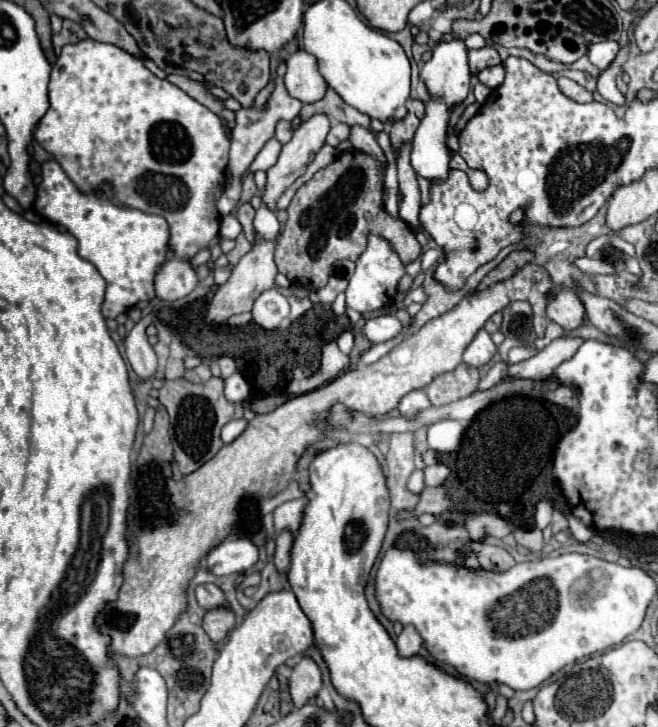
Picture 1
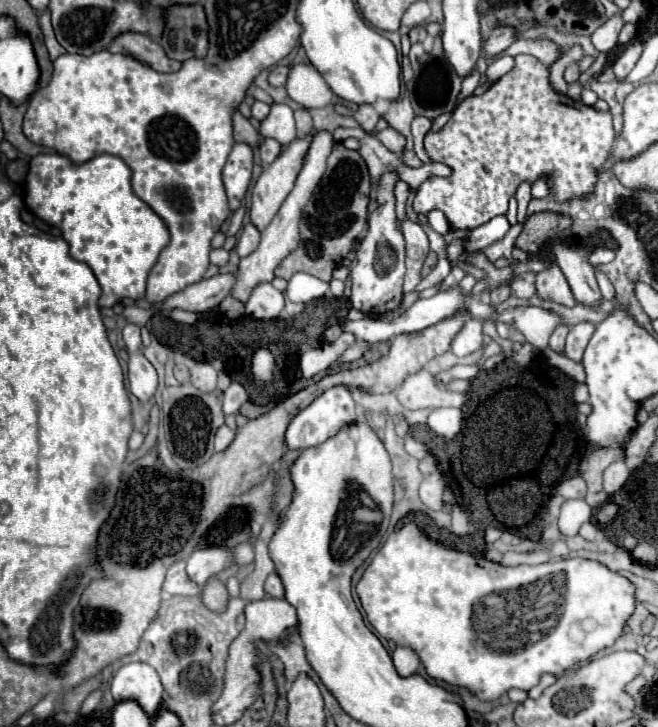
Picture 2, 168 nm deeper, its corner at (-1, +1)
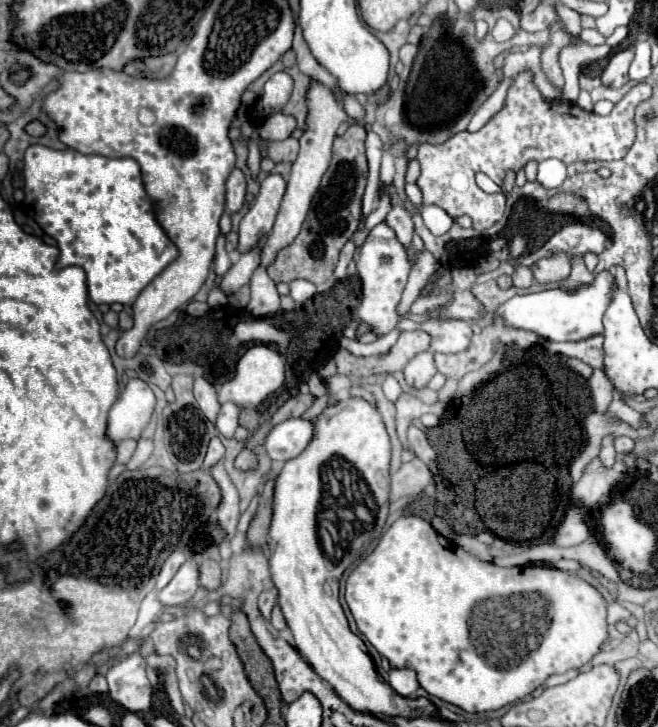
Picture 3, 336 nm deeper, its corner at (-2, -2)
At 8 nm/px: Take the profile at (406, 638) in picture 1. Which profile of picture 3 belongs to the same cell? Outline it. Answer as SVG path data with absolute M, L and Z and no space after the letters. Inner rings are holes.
M393 668L389 672L389 686L403 698L411 698L415 694L415 690L419 688L419 682L417 682L417 676L413 670L407 670L407 668Z

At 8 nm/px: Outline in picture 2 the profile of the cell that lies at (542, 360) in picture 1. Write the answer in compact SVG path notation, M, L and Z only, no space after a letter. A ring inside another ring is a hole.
M578 323L578 325L570 327L566 347L564 347L564 355L570 357L572 361L580 361L594 331L596 331L596 325L592 325L592 323Z

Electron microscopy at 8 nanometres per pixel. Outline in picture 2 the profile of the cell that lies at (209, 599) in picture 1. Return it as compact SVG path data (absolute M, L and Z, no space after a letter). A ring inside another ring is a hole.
M176 561L166 575L164 581L164 591L170 595L200 595L202 587L200 585L192 585L192 581L188 581L188 573L186 573L186 561Z

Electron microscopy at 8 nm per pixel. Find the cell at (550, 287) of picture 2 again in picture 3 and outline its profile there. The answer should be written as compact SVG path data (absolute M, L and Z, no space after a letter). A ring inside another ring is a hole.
M555 252L553 256L539 258L531 266L531 270L533 270L535 282L541 282L541 284L559 282L559 280L569 276L569 272L571 272L571 260L569 260L569 256L565 256L565 252Z

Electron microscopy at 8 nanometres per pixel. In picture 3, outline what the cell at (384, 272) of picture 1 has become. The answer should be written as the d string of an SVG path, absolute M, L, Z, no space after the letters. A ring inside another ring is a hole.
M377 224L369 234L365 244L361 246L361 258L357 262L357 274L363 280L363 300L357 308L357 318L365 322L373 334L383 336L395 328L399 322L397 304L401 300L401 292L407 284L409 276L409 260L405 254L405 248L397 242L395 232L385 224Z

